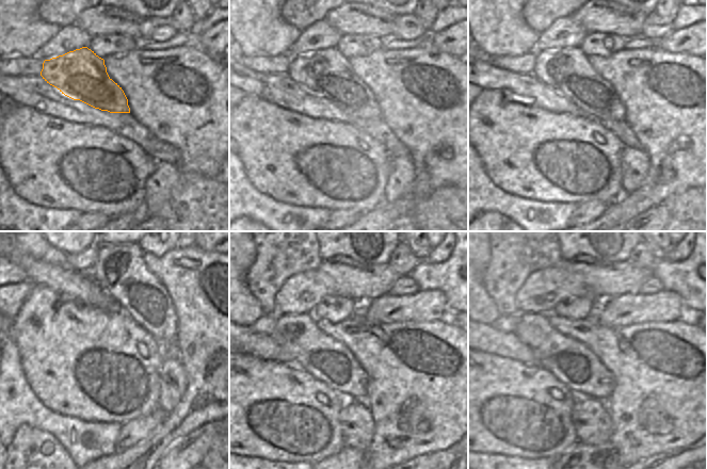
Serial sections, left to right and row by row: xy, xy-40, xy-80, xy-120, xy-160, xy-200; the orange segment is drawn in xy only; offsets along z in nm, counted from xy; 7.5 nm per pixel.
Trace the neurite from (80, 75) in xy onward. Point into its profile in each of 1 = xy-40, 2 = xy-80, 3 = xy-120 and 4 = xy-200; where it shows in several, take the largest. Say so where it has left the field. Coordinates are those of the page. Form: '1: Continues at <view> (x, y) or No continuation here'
1: Continues at xy-40 (323, 73)
2: Continues at xy-80 (596, 99)
3: Continues at xy-120 (93, 356)
4: Continues at xy-200 (571, 361).

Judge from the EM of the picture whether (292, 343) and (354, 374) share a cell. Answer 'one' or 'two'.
one

